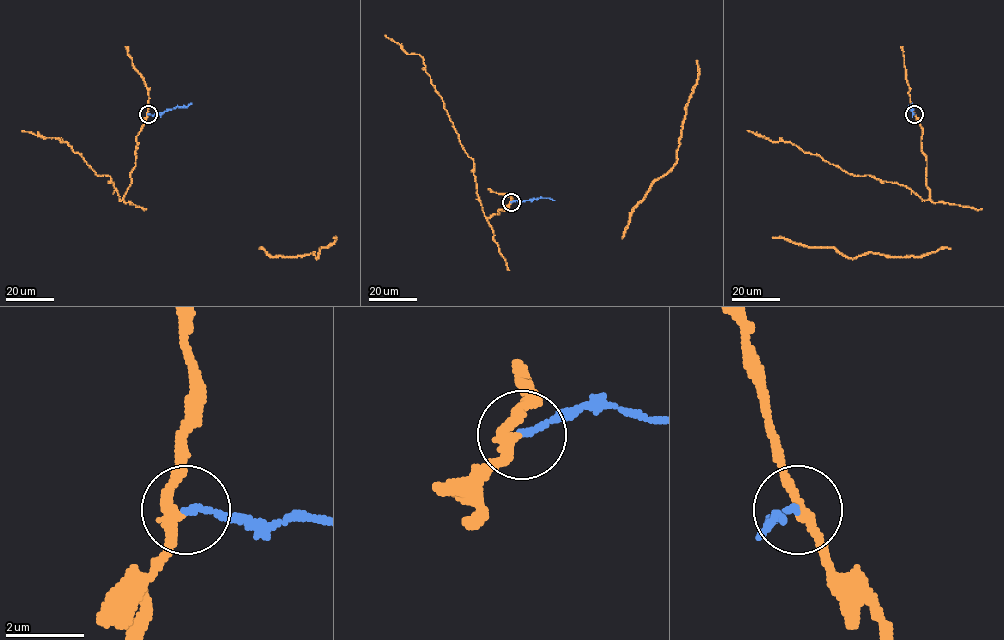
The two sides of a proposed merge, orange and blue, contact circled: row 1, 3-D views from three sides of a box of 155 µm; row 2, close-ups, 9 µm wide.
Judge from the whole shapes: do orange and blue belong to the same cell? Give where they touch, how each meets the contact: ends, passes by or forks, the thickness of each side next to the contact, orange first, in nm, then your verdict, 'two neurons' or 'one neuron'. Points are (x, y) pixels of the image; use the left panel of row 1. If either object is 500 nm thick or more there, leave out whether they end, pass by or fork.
at (148, 114); orange passes by; blue ends there; 260 nm thick on the orange side, 160 nm on the other; two neurons

